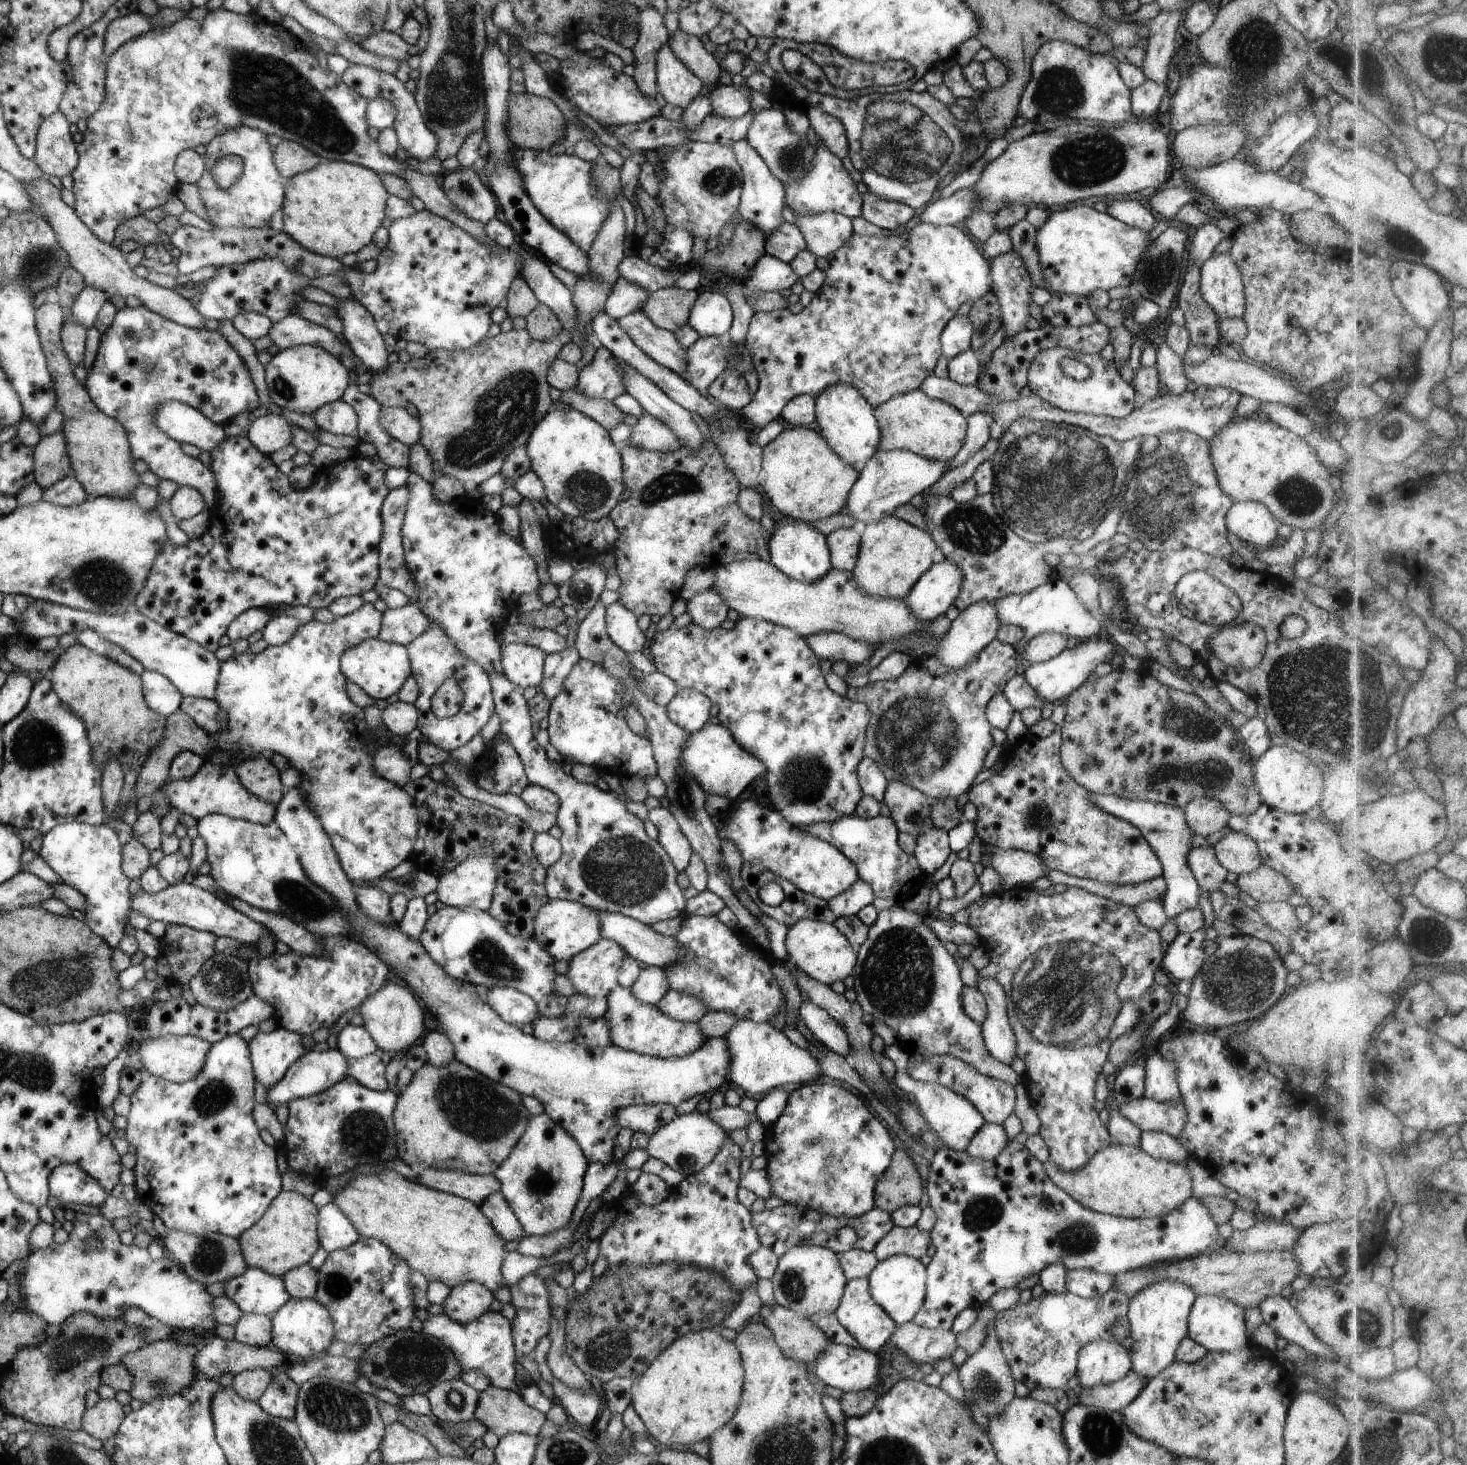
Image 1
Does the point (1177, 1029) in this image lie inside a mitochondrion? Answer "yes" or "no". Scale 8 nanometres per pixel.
no

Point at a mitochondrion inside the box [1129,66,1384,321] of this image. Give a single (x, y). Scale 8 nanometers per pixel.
(1236, 100)

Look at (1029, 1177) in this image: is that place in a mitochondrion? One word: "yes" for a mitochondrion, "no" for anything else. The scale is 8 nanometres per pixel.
no

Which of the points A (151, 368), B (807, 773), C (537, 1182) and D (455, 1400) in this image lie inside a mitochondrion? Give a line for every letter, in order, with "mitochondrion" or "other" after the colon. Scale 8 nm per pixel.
A: mitochondrion
B: mitochondrion
C: mitochondrion
D: mitochondrion

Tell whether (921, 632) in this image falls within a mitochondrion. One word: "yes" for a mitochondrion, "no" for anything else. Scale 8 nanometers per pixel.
no

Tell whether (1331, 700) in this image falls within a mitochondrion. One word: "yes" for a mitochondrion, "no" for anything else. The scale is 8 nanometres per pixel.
yes

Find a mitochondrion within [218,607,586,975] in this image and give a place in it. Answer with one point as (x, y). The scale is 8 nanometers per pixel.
(293, 896)

